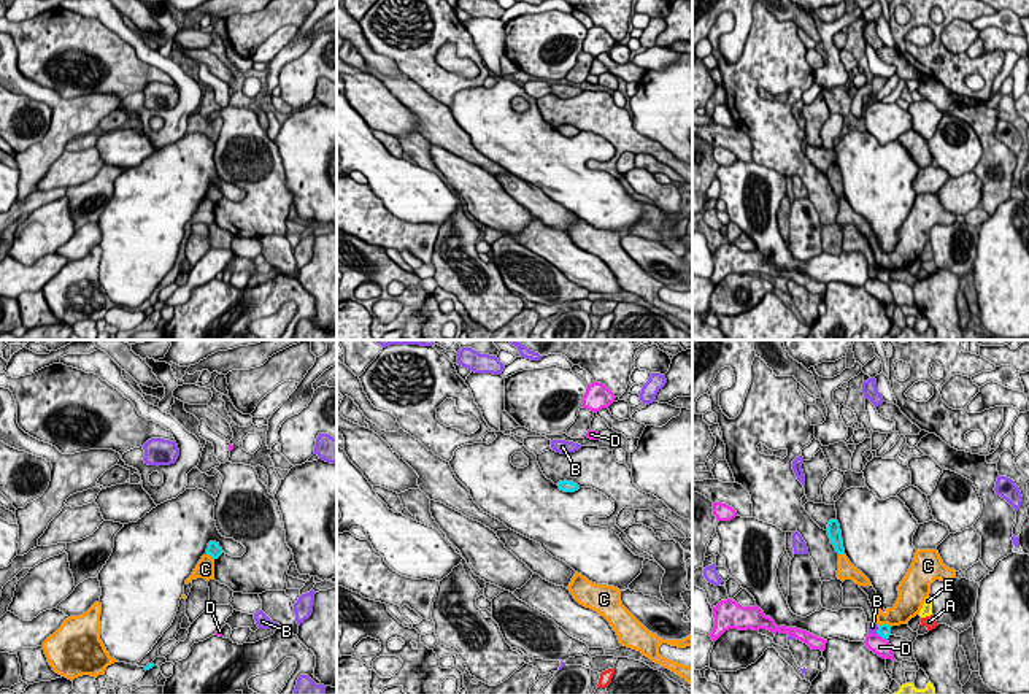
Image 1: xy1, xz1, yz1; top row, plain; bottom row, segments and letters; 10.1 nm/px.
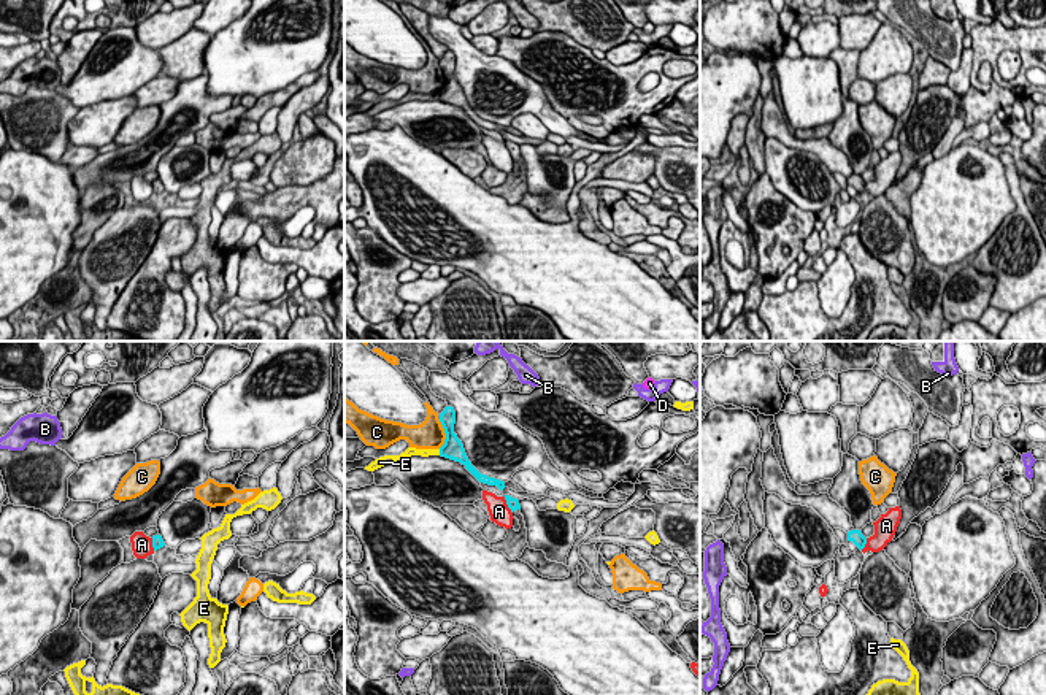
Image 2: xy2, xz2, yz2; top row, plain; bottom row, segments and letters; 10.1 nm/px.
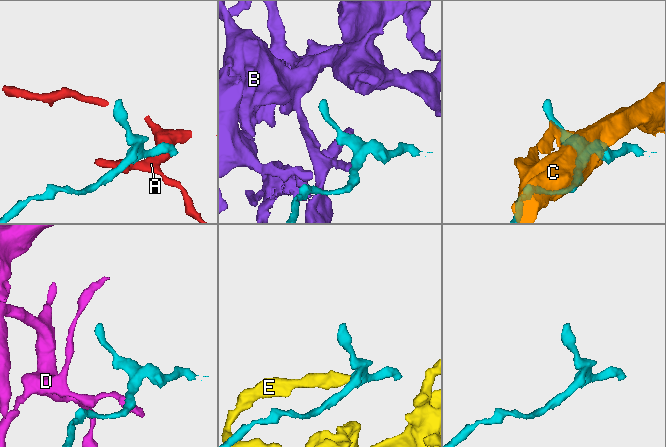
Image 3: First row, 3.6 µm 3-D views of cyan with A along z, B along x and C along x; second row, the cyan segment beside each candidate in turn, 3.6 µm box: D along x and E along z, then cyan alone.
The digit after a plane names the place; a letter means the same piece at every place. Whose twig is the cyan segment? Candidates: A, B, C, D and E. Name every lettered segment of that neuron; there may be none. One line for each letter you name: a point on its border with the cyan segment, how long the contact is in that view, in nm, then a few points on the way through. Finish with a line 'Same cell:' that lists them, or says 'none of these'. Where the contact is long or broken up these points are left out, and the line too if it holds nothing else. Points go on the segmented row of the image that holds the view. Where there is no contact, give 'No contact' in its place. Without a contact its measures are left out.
Same cell: none of these

